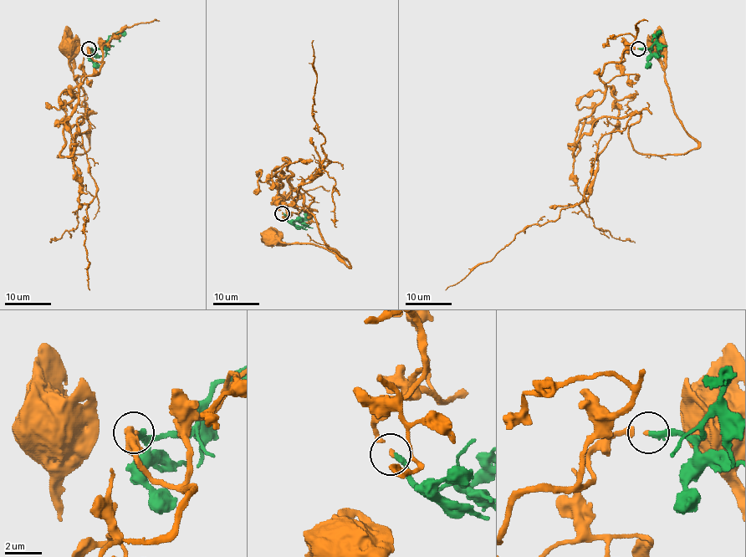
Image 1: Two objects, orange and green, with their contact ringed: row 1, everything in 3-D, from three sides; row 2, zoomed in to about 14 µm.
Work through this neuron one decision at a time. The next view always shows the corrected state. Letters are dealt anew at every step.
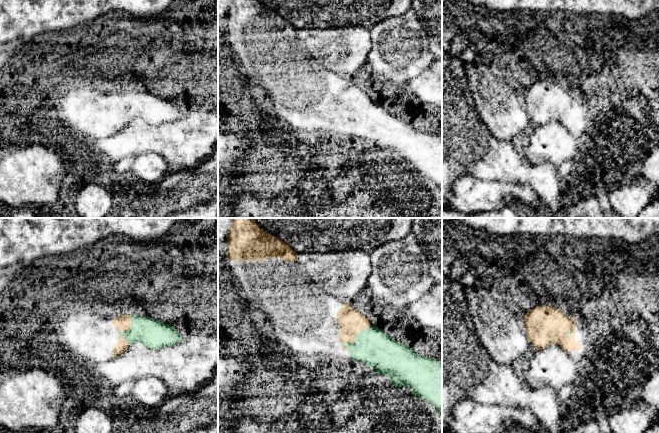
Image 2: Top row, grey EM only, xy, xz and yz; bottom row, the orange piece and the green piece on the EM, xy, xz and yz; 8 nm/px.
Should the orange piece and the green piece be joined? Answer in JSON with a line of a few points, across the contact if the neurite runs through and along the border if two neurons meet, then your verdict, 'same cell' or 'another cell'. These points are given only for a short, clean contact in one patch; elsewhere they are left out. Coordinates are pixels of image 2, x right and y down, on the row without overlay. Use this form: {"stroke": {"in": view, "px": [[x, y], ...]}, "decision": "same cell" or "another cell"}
{"stroke": {"in": "xy", "px": [[122, 99], [123, 106], [146, 106], [152, 109]]}, "decision": "same cell"}

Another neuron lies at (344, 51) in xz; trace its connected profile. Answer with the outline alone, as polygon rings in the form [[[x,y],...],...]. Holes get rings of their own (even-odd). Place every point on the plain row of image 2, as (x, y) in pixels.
[[[364,26],[331,29],[299,29],[297,38],[306,45],[311,57],[324,69],[337,75],[354,75],[366,62],[372,47],[370,29]]]

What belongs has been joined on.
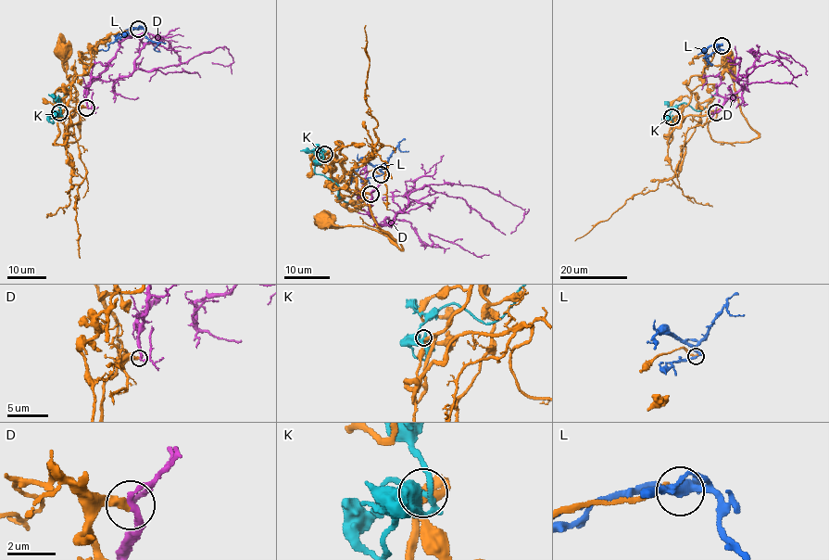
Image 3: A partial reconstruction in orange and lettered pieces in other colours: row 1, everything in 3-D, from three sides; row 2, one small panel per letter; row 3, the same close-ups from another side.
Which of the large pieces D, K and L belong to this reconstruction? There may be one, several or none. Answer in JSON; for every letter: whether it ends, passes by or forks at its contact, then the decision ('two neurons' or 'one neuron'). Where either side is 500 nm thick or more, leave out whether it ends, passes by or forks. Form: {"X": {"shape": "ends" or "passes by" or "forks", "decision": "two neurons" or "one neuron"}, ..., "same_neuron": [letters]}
{"D": {"shape": "passes by", "decision": "one neuron"}, "K": {"shape": "forks", "decision": "two neurons"}, "L": {"shape": "passes by", "decision": "two neurons"}, "same_neuron": ["D"]}

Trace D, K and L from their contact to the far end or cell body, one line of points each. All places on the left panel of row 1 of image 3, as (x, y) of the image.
D: (86, 107), (85, 91), (95, 80), (186, 63), (226, 46), (232, 62), (212, 62)
K: (59, 113), (52, 96), (57, 98), (62, 106), (64, 95), (74, 82)
L: (137, 28), (109, 44), (107, 50), (98, 51)

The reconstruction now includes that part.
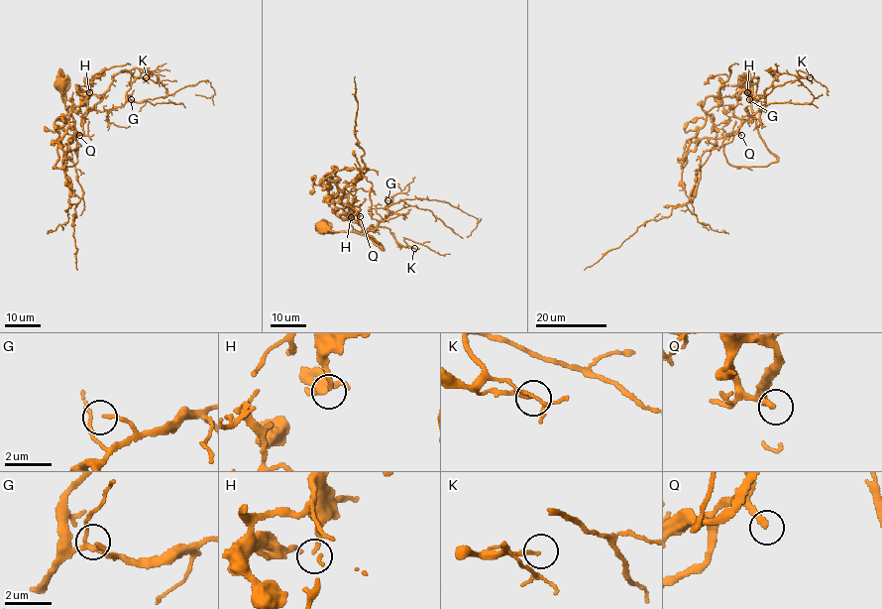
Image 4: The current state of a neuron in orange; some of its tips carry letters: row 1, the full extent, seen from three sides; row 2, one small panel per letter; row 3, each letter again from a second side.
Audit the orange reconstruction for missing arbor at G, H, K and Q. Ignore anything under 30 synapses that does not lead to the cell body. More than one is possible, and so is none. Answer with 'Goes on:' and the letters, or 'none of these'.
Goes on: Q

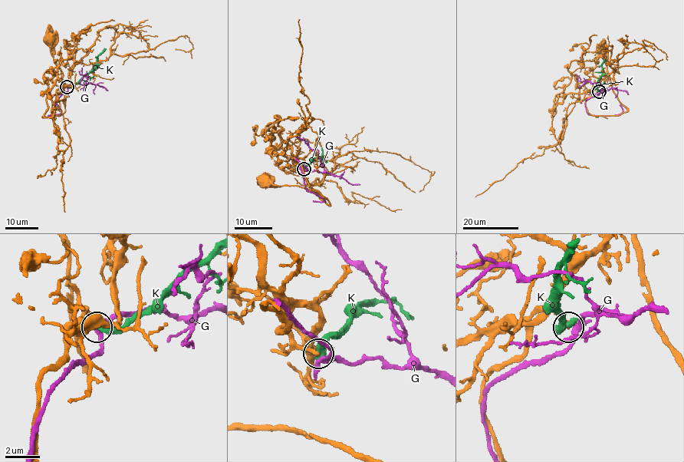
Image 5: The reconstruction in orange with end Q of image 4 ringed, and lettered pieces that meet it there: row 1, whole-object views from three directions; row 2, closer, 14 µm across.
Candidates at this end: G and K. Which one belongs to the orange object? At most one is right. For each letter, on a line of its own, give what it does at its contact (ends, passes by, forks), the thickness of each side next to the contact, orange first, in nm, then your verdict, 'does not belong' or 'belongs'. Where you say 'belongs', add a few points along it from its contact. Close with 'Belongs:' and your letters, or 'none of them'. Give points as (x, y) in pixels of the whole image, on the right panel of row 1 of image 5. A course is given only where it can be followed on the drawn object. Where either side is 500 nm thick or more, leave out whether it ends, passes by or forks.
G: it passes by; 240 nm thick on the orange side, 260 nm on the other; does not belong
K: it ends there; 240 nm thick on the orange side, 400 nm on the other; does not belong
Belongs: none of them

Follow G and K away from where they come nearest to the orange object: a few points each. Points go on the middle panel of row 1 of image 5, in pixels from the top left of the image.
G: (304, 170), (306, 167), (296, 158), (298, 160), (304, 186), (323, 198), (322, 202), (313, 201)
K: (304, 169), (311, 160), (323, 157)

